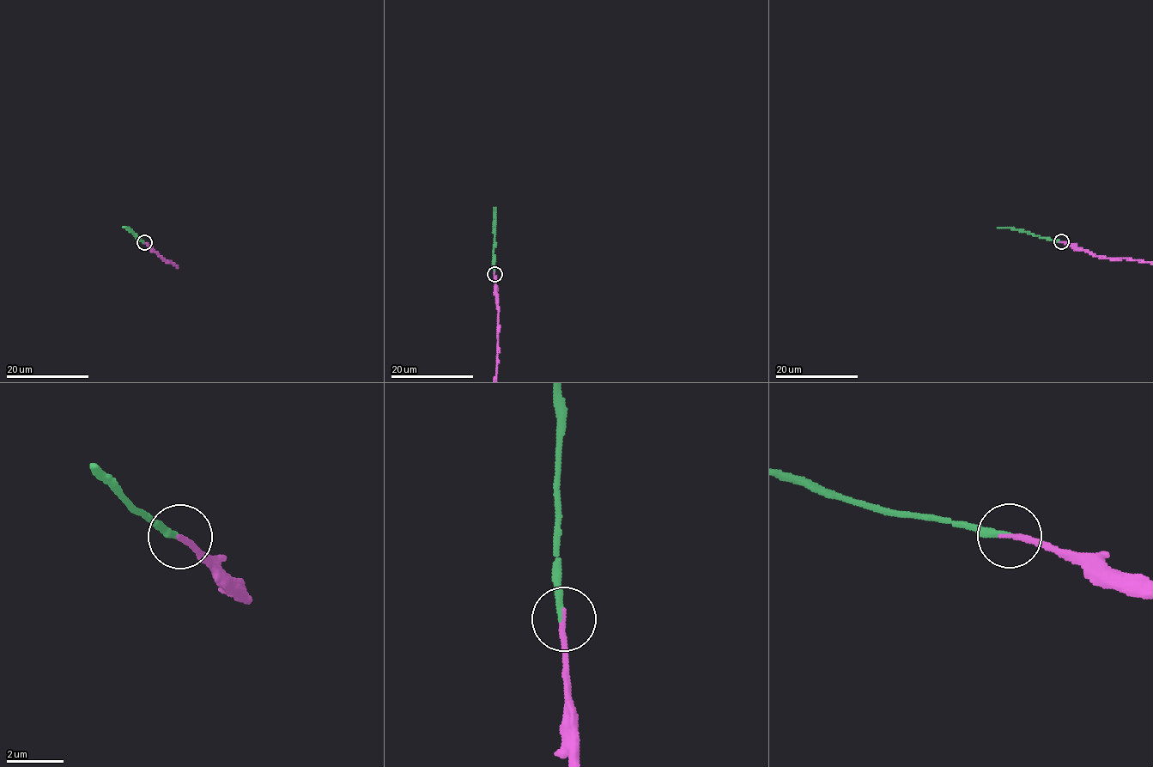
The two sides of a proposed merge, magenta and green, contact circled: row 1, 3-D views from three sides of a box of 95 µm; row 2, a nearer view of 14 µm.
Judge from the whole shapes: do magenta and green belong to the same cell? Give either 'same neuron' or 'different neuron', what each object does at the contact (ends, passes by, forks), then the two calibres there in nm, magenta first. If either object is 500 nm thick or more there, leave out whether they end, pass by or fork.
same neuron; magenta ends there; green ends there; 200 nm thick on the magenta side, 240 nm on the other

